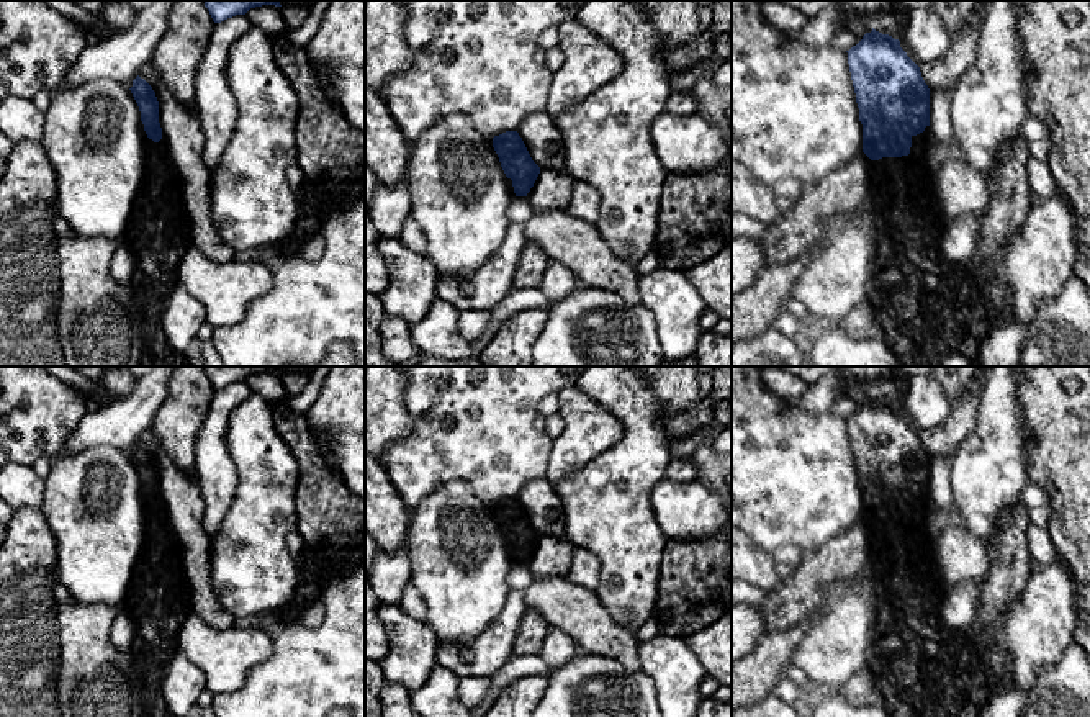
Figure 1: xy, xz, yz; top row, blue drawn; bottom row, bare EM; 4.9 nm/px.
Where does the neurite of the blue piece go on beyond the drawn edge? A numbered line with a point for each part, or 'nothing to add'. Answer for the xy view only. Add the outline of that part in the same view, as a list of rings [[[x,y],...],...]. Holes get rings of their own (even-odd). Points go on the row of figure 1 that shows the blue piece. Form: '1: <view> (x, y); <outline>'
1: xy (157, 231); [[[144,124],[144,170],[133,200],[126,228],[118,237],[134,257],[131,291],[134,306],[146,326],[146,339],[137,367],[191,367],[191,355],[175,352],[157,321],[170,293],[180,283],[178,267],[193,246],[190,219],[178,178],[165,162]]]

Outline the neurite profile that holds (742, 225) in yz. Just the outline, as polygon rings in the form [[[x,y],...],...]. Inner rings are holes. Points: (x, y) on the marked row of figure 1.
[[[732,211],[732,239],[733,237],[759,237],[766,231],[766,226],[740,211]]]

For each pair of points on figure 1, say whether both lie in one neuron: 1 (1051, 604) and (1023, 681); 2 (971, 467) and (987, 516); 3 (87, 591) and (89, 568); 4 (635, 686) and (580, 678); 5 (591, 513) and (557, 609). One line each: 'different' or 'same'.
1: same
2: same
3: same
4: same
5: different

